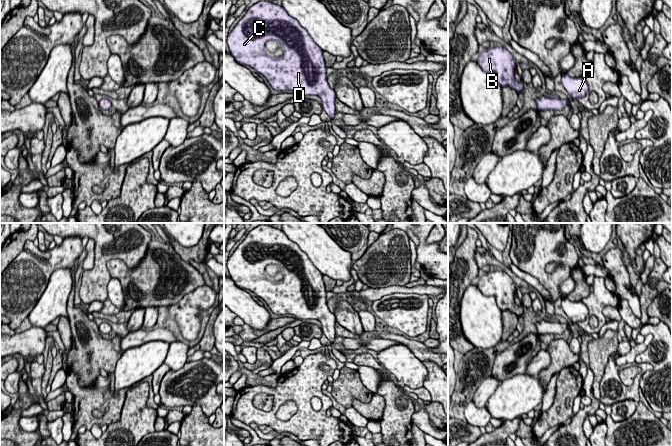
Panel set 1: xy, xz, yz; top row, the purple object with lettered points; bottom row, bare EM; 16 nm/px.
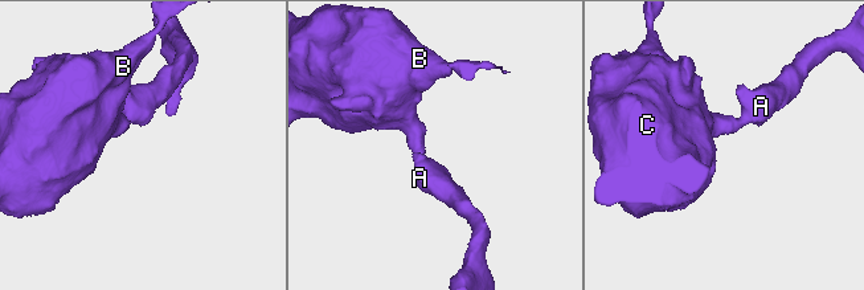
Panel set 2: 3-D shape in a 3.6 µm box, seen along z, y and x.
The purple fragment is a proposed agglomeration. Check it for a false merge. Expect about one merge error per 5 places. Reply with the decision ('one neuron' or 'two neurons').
one neuron

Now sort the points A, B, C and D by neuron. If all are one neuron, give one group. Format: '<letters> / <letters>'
A B C D

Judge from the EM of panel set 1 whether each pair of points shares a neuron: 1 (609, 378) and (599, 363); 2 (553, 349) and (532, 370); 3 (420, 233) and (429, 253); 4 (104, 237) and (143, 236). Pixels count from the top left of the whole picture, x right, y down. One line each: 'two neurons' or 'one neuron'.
1: two neurons
2: two neurons
3: one neuron
4: one neuron

